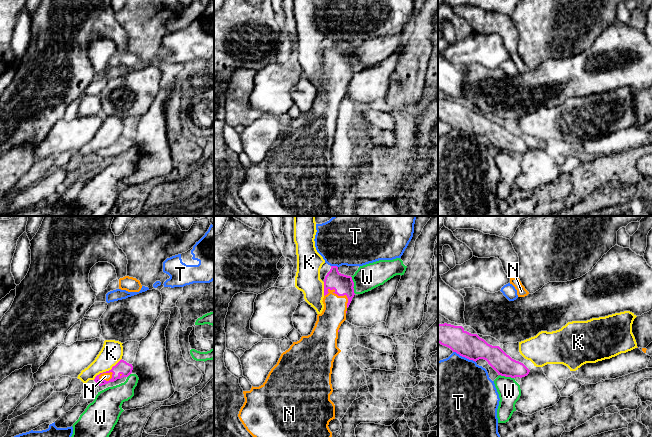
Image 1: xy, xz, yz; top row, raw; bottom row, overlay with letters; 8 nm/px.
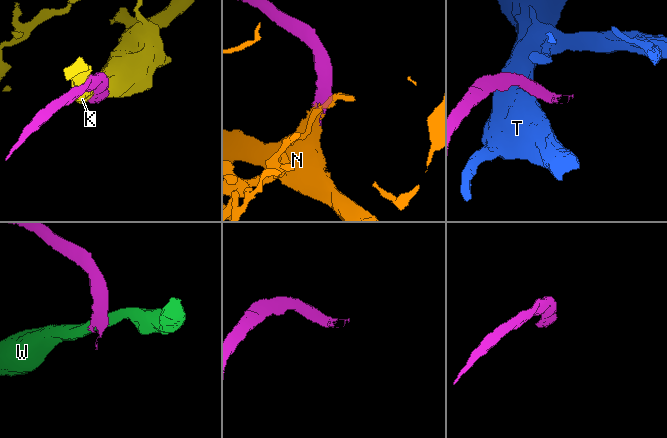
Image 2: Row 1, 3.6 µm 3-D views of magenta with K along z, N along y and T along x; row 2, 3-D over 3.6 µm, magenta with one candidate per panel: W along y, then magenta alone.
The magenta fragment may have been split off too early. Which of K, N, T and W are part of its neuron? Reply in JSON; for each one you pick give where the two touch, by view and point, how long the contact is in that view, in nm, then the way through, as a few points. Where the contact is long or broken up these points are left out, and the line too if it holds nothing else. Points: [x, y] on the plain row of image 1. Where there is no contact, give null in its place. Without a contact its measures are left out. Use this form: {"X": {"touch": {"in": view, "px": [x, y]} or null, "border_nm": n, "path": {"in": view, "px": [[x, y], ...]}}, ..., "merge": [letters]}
{"N": {"touch": {"in": "xz", "px": [342, 71]}, "border_nm": 220, "path": {"in": "xz", "px": [[343, 61], [342, 71], [336, 77], [333, 91]]}}, "merge": ["N"]}

